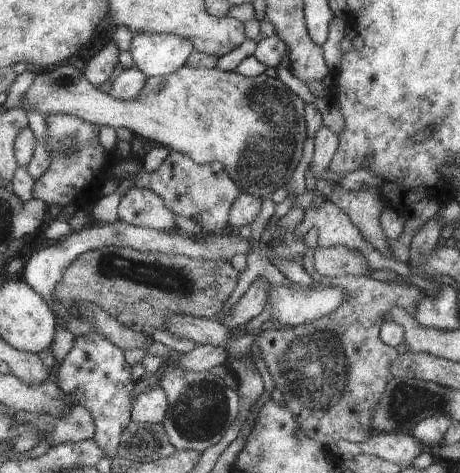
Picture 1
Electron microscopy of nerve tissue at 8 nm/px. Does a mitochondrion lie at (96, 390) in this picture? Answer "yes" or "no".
no

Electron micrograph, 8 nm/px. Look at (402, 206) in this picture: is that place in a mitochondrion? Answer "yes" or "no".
no

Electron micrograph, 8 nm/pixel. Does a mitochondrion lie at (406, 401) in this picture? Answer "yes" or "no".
yes

